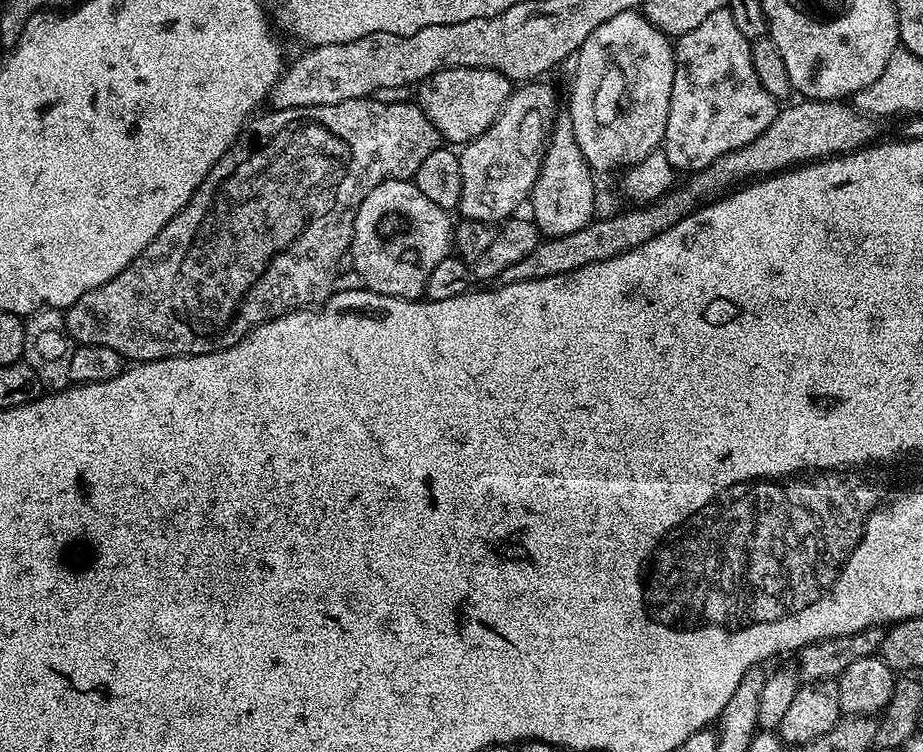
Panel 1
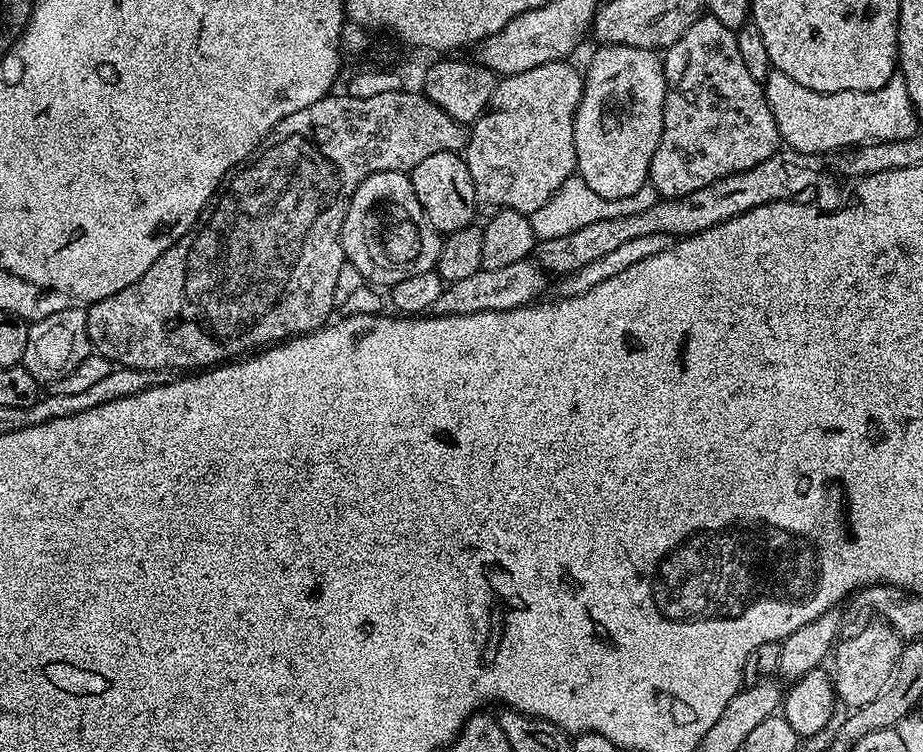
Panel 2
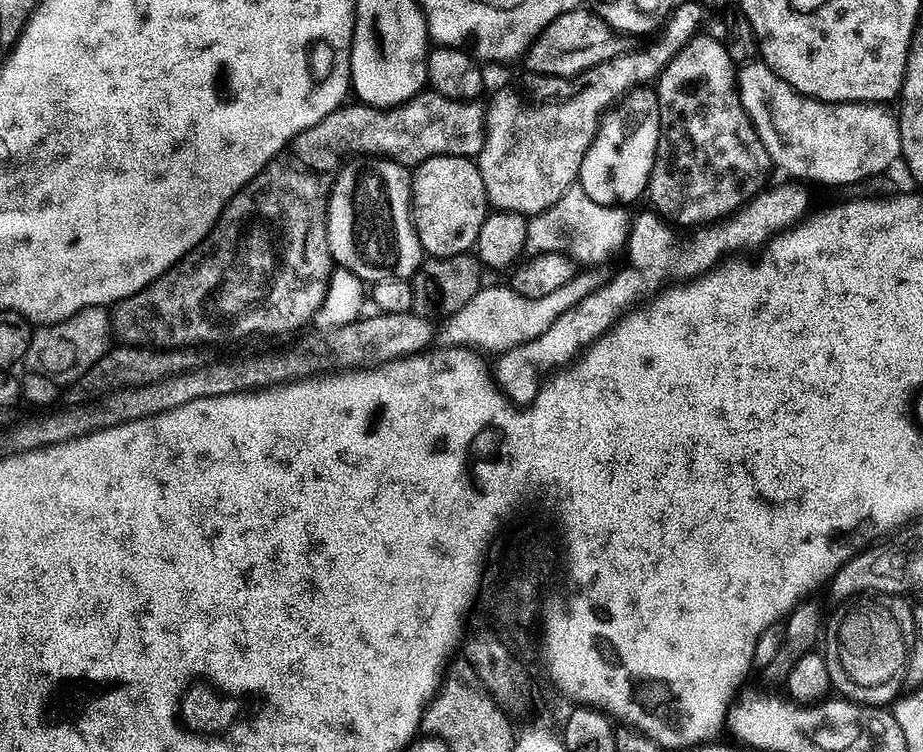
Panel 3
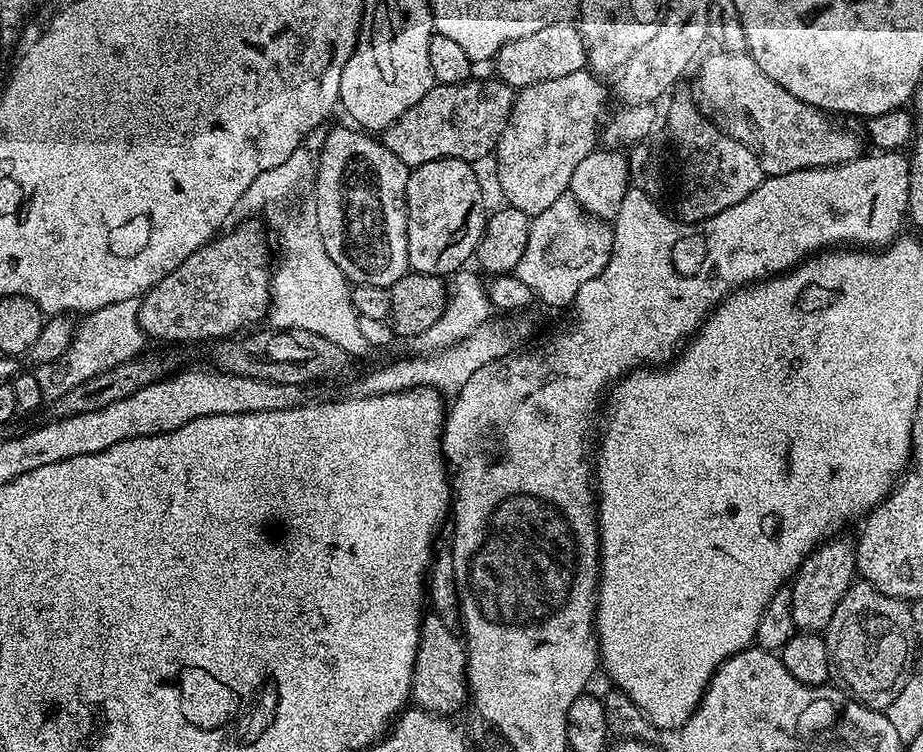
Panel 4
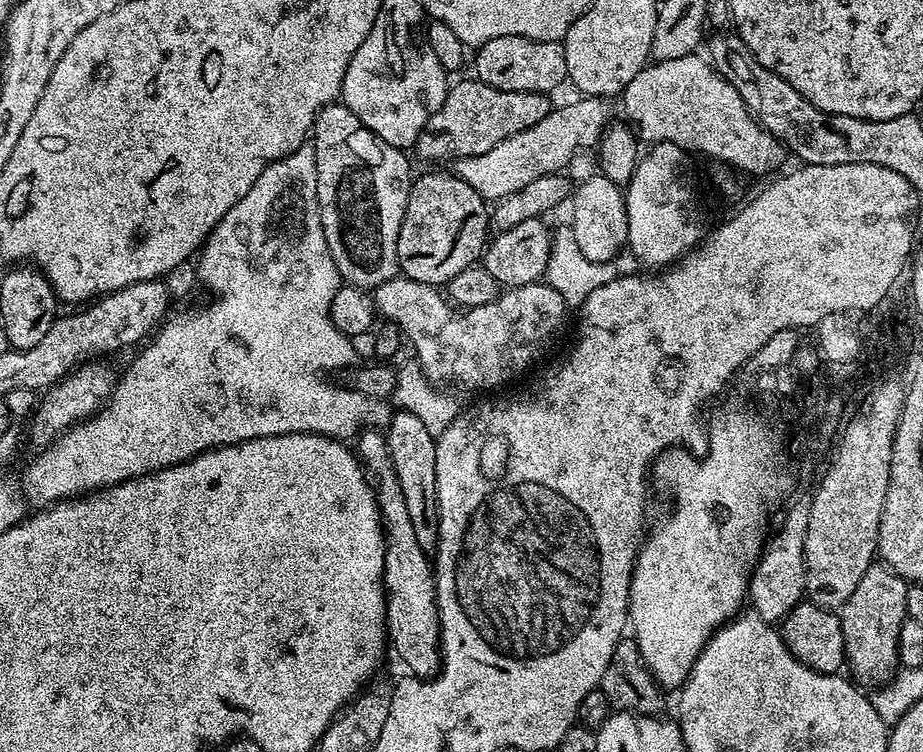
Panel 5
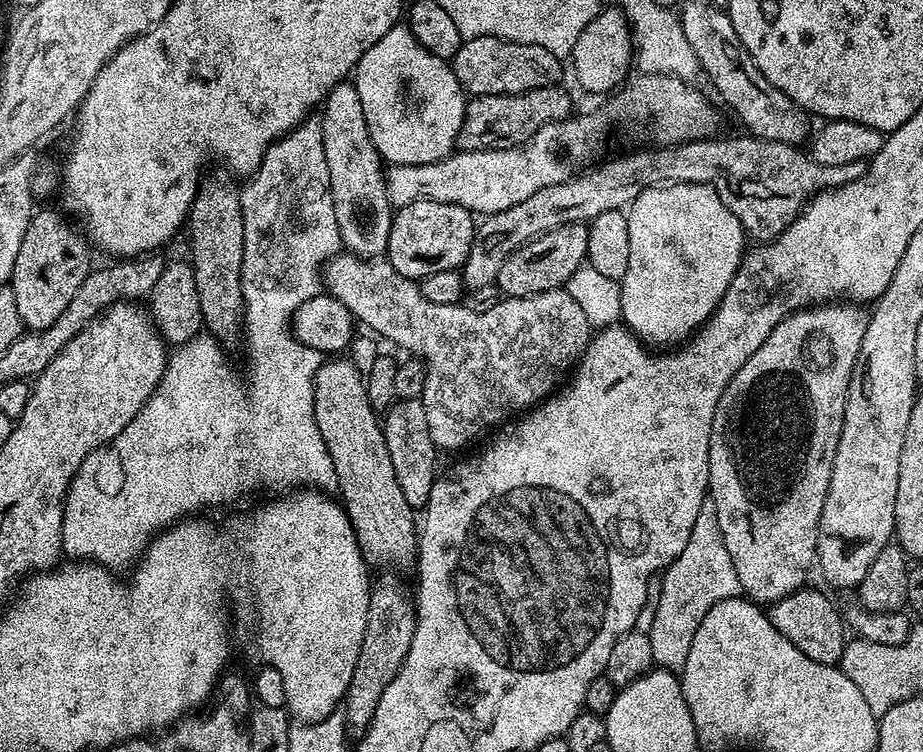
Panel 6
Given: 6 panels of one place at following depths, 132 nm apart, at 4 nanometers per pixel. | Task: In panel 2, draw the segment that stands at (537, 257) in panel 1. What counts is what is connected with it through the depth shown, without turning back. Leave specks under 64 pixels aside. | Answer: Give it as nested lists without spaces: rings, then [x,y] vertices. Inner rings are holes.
[[[532,258],[513,262],[511,266],[480,268],[474,274],[470,274],[470,278],[462,278],[462,282],[448,284],[442,298],[434,302],[432,312],[437,316],[457,316],[523,308],[524,305],[539,301],[543,297],[540,295],[547,290],[548,280],[550,280],[549,273]]]

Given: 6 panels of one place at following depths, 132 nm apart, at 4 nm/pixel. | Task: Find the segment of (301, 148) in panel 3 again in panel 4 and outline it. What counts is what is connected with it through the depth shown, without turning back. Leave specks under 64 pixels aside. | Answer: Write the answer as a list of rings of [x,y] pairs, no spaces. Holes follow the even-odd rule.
[[[473,78],[461,84],[433,83],[422,102],[410,106],[398,122],[384,129],[383,144],[410,170],[442,158],[477,162],[483,156],[491,157],[516,100],[516,92],[510,85],[499,78],[491,79]],[[239,223],[242,225],[233,232],[225,231],[209,240],[197,252],[190,254],[186,262],[166,274],[162,282],[144,293],[140,300],[138,322],[145,337],[220,342],[235,337],[249,326],[259,325],[256,323],[267,317],[272,303],[273,273],[270,264],[268,268],[264,234],[254,223]]]

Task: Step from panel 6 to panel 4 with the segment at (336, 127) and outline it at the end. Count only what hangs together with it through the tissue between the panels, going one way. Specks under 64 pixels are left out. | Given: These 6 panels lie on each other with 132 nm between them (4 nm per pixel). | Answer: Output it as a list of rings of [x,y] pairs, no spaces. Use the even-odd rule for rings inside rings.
[[[352,126],[347,127],[330,129],[320,152],[318,148],[318,159],[314,164],[316,225],[322,234],[326,254],[334,258],[338,270],[342,270],[342,274],[353,285],[369,284],[391,289],[409,271],[406,182],[410,169],[375,135]]]

